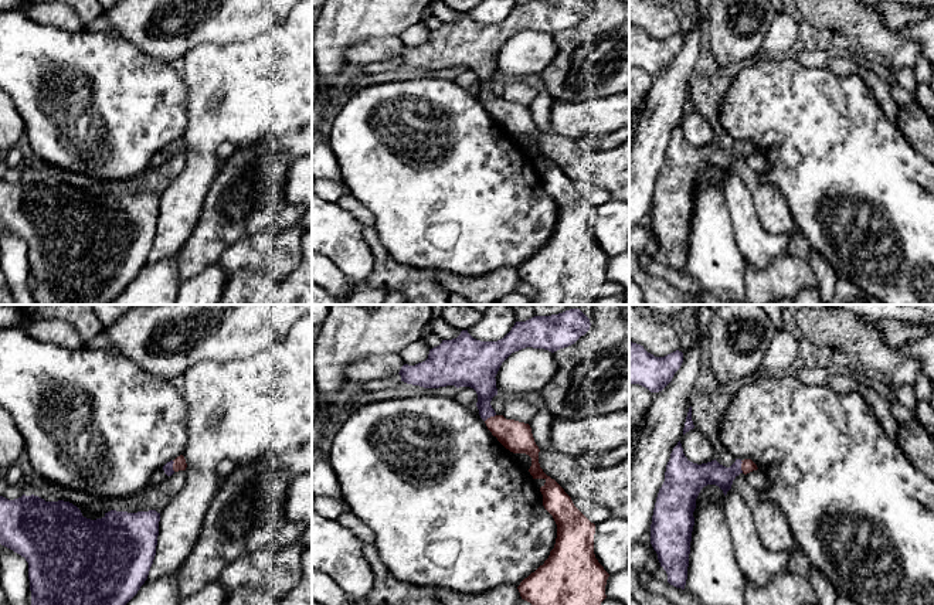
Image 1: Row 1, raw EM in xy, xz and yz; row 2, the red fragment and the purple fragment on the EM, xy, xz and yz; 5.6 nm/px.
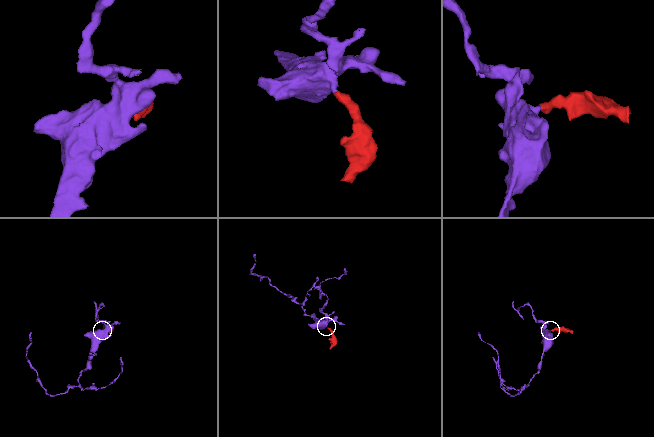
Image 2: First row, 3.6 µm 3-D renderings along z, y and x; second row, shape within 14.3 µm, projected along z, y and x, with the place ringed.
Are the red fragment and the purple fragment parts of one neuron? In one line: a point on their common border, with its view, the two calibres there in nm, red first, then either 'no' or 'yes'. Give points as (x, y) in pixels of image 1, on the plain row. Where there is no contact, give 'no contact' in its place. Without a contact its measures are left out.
contact yz (741, 149); calibres 70 and 130 nm; yes

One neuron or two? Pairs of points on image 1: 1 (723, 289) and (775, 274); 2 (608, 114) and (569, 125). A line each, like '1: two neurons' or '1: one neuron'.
1: two neurons
2: one neuron

